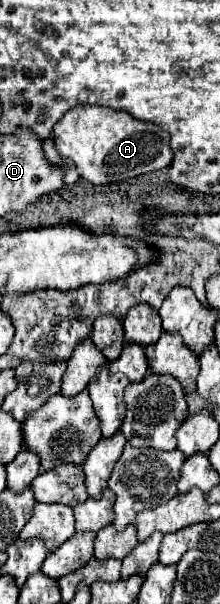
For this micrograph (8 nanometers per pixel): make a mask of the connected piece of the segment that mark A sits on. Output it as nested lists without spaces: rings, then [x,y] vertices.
[[[82,105],[66,111],[54,125],[52,139],[60,157],[70,159],[80,177],[92,185],[126,181],[164,169],[174,157],[168,145],[170,135],[158,125],[142,123],[124,111],[114,111],[108,107]]]

